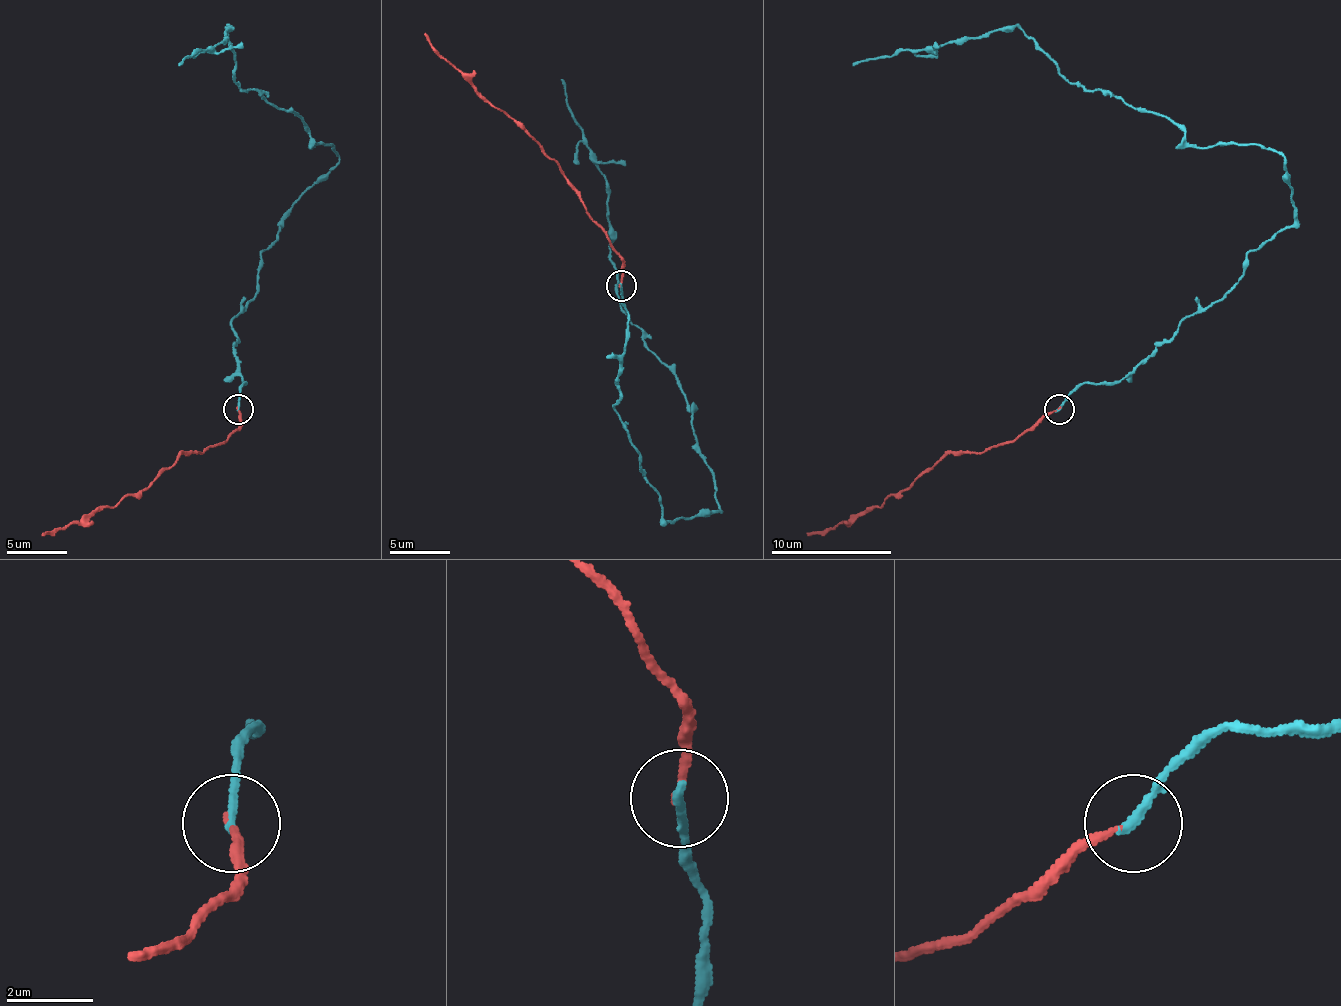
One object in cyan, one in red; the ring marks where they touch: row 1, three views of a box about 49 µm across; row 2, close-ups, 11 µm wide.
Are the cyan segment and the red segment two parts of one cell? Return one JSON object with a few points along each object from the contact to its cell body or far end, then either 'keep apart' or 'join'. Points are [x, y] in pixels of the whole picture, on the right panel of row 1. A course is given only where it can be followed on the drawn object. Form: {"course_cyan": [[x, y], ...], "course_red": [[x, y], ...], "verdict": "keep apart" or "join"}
{"course_cyan": [[1058, 410], [1125, 380], [1290, 226], [1284, 160], [1194, 148], [1070, 84], [1019, 27], [853, 66]], "course_red": [[1058, 410], [983, 452], [944, 455], [881, 506], [805, 533]], "verdict": "keep apart"}

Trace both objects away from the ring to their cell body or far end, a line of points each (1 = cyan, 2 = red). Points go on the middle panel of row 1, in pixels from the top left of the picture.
1: (620, 285), (614, 408), (638, 465), (665, 520), (722, 511), (692, 411), (620, 297), (605, 176), (560, 80)
2: (620, 285), (623, 261), (587, 209), (581, 191), (524, 131), (460, 74), (424, 32)

